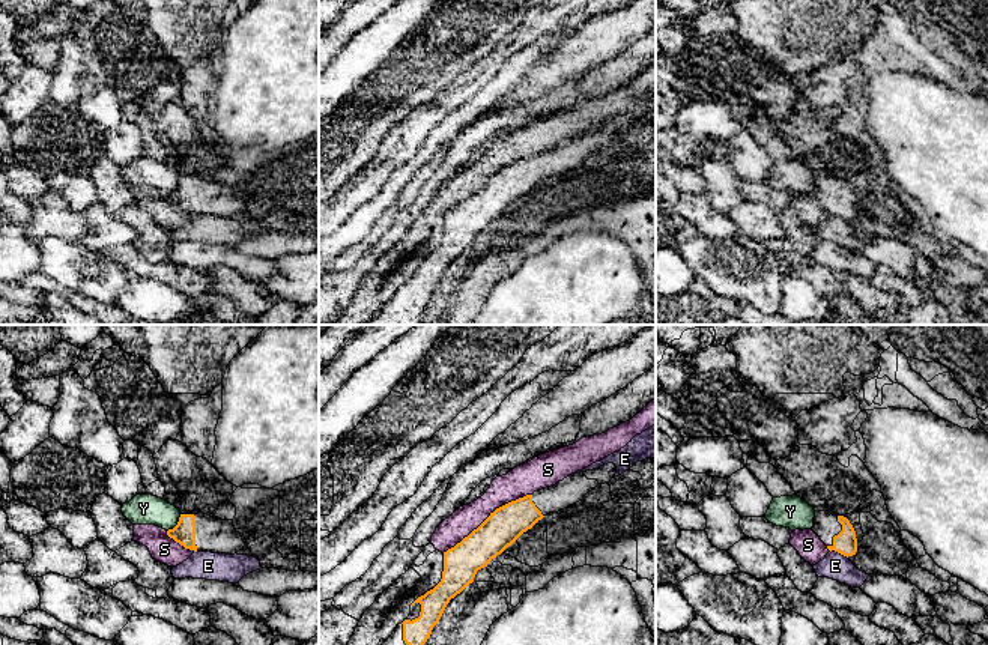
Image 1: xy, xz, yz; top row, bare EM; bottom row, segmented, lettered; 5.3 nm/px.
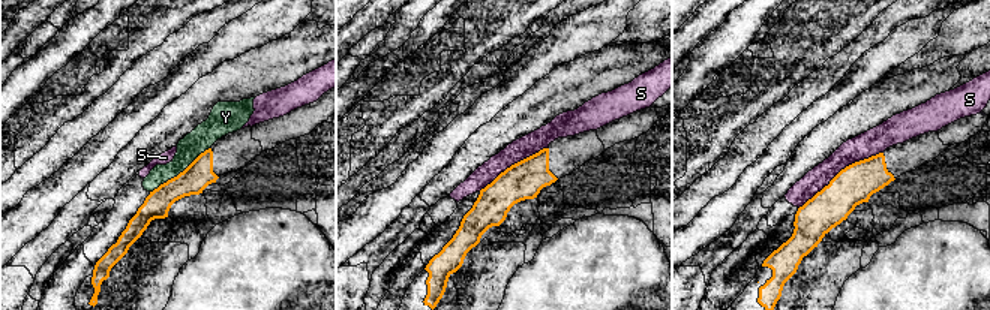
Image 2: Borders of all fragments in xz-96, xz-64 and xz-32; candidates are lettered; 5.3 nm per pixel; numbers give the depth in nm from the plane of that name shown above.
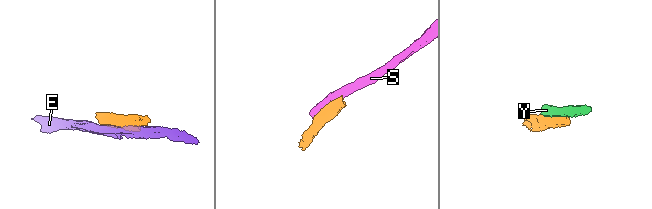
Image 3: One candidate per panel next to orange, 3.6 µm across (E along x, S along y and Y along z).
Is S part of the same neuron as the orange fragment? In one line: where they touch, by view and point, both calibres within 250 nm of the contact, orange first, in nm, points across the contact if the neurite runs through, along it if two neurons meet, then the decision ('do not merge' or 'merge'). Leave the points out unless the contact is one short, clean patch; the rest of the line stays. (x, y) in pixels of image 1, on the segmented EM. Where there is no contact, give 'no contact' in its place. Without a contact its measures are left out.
meets orange in xz at (487, 517); 190 nm thick on the orange side, 160 nm on the other; do not merge

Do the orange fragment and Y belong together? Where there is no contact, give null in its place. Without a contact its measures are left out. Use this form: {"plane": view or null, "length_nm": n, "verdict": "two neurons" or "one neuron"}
{"plane": "xy", "length_nm": 120, "verdict": "two neurons"}

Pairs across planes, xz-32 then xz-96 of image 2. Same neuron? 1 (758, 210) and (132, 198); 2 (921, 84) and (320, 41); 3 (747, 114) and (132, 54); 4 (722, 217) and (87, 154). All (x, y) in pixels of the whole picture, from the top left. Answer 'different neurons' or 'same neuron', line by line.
1: different neurons
2: same neuron
3: same neuron
4: same neuron

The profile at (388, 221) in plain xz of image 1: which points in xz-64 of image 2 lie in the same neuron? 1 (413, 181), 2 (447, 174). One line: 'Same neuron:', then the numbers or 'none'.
Same neuron: 2

